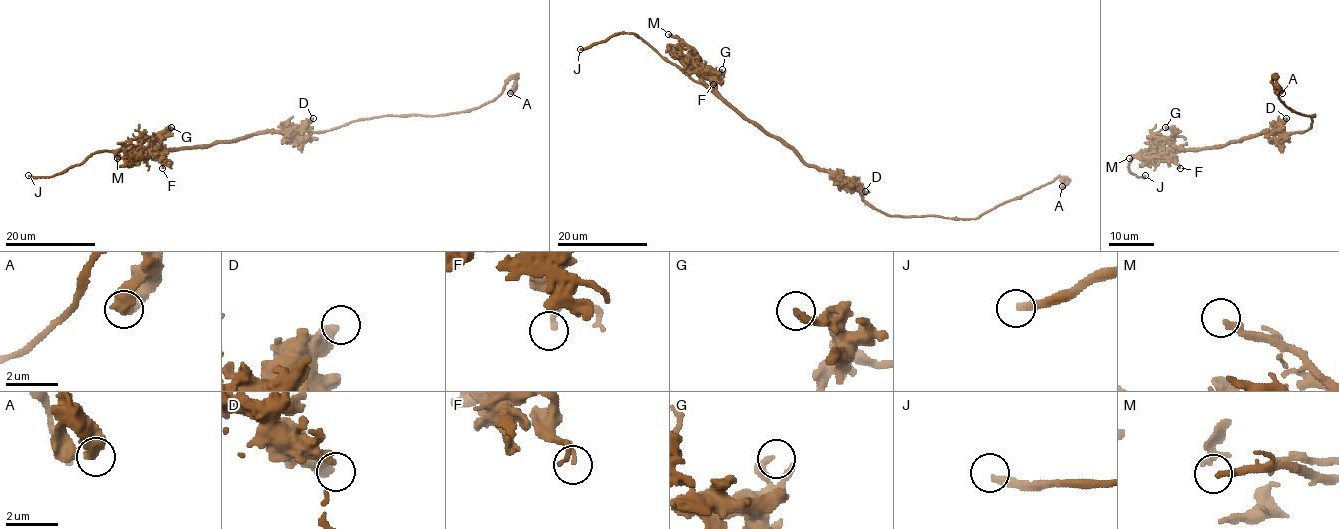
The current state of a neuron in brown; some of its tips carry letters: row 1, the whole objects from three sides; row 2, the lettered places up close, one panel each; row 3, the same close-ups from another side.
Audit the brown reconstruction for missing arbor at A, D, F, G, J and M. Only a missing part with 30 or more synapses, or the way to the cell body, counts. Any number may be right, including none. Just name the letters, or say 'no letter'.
J

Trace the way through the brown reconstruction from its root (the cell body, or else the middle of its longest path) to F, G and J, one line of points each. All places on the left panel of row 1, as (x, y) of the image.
F: (273, 132), (217, 140), (200, 147), (154, 148), (152, 152), (164, 163), (162, 168)
G: (273, 132), (256, 132), (200, 147), (164, 150), (161, 139), (171, 127)
J: (273, 132), (217, 140), (200, 147), (98, 150), (80, 164), (53, 176), (28, 175)

